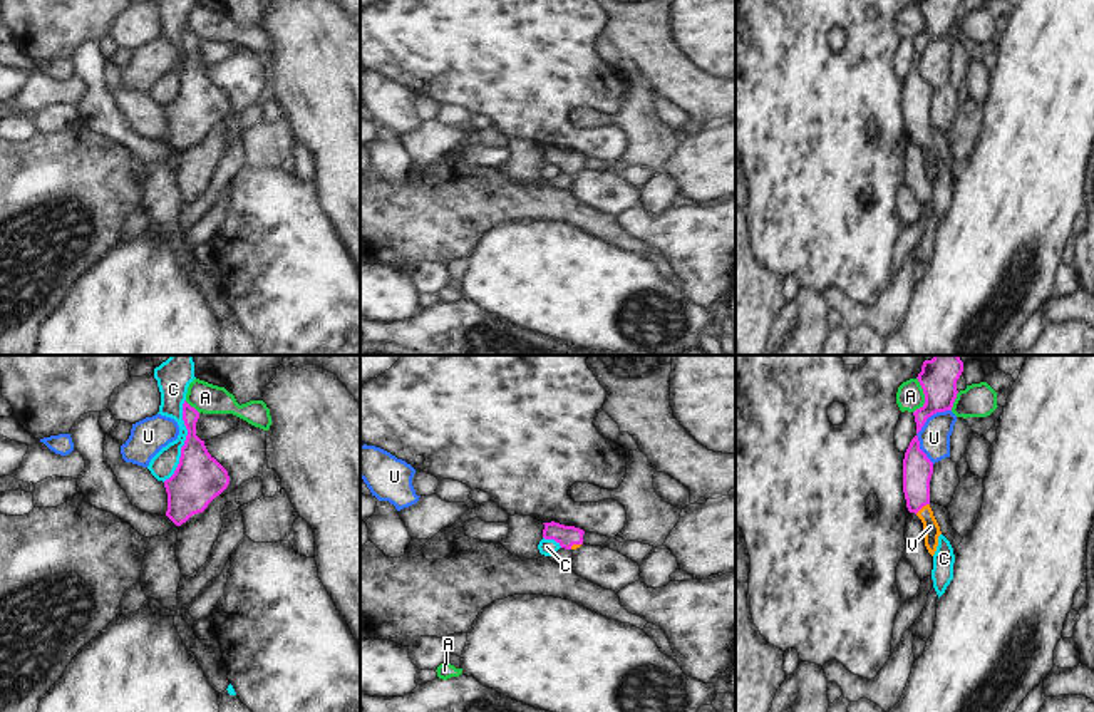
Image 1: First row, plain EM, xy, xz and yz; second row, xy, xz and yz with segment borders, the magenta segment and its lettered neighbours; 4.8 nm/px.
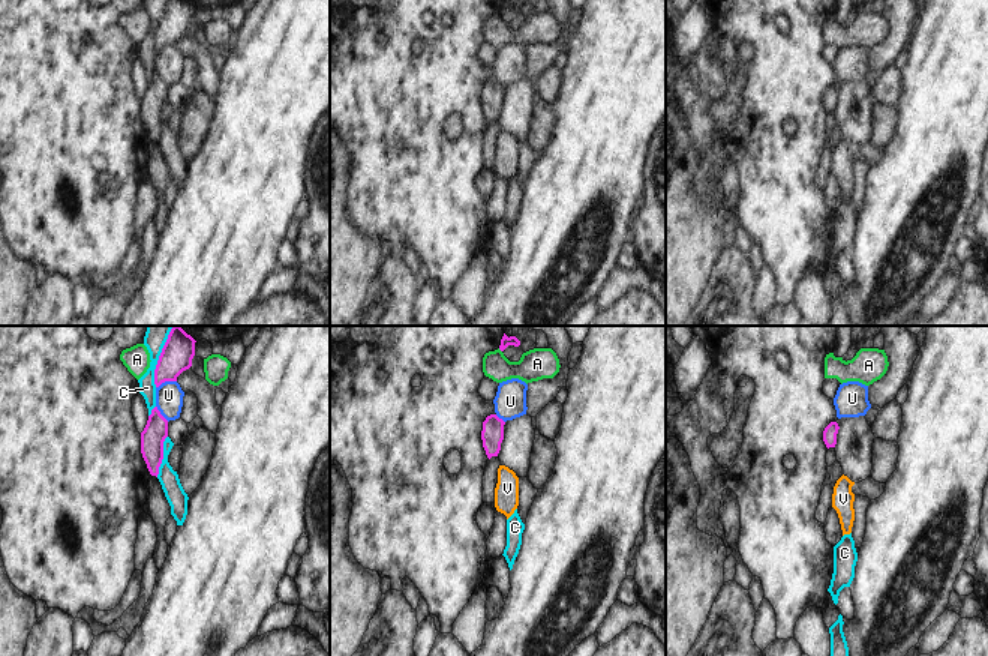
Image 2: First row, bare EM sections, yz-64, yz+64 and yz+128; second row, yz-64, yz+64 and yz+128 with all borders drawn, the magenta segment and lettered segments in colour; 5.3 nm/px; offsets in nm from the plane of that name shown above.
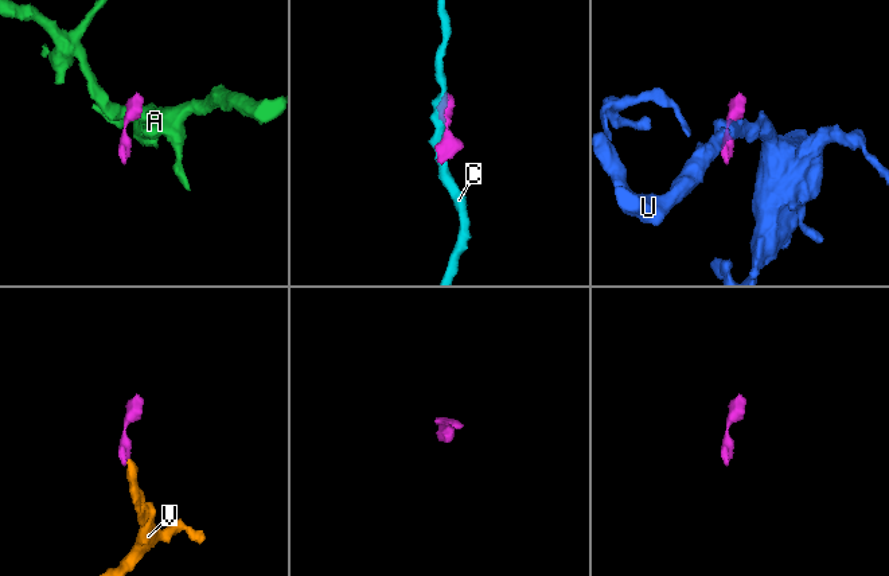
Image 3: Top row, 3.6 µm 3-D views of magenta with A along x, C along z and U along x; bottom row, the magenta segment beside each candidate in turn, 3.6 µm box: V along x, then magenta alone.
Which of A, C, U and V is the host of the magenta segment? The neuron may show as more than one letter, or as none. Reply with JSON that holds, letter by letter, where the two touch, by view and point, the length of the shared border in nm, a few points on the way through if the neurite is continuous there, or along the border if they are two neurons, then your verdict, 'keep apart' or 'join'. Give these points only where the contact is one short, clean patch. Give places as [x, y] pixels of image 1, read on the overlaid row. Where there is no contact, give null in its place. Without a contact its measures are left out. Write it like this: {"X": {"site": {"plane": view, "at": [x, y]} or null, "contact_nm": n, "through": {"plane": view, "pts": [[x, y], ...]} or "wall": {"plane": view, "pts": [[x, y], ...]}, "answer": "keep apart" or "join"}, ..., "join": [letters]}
{"A": {"site": {"plane": "yz", "at": [925, 396]}, "contact_nm": 180, "wall": {"plane": "yz", "pts": [[917, 377], [923, 402], [913, 412]]}, "answer": "keep apart"}, "C": {"site": {"plane": "xy", "at": [185, 441]}, "contact_nm": 420, "answer": "keep apart"}, "U": {"site": {"plane": "yz", "at": [920, 429]}, "contact_nm": 280, "wall": {"plane": "yz", "pts": [[950, 409], [934, 412], [917, 434], [918, 448], [934, 463]]}, "answer": "keep apart"}, "V": {"site": {"plane": "yz", "at": [922, 506]}, "contact_nm": 90, "through": {"plane": "yz", "pts": [[917, 468], [917, 500], [922, 506], [930, 526]]}, "answer": "join"}, "join": ["V"]}

